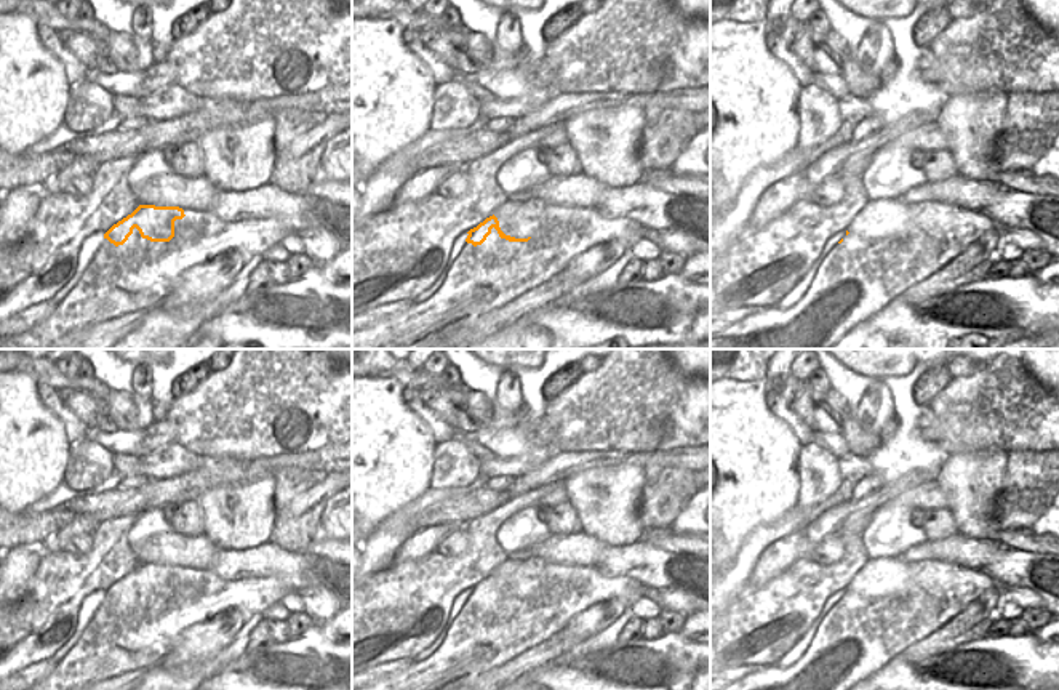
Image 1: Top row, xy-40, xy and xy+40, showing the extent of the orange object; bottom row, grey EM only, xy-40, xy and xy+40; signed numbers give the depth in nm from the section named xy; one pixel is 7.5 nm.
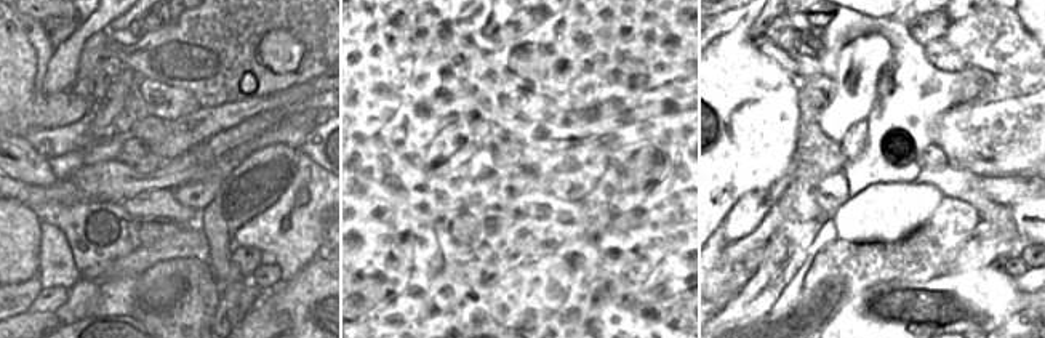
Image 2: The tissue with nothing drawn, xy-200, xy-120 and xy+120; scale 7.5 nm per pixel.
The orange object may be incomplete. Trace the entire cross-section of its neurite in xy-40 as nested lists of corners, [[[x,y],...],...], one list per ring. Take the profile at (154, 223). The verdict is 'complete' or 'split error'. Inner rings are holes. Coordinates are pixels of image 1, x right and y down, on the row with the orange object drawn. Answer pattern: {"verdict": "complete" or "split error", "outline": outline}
{"verdict": "complete", "outline": [[[139,205],[131,215],[114,224],[104,239],[115,247],[123,245],[136,227],[142,239],[170,242],[174,237],[174,221],[184,216],[184,210],[179,207]]]}

